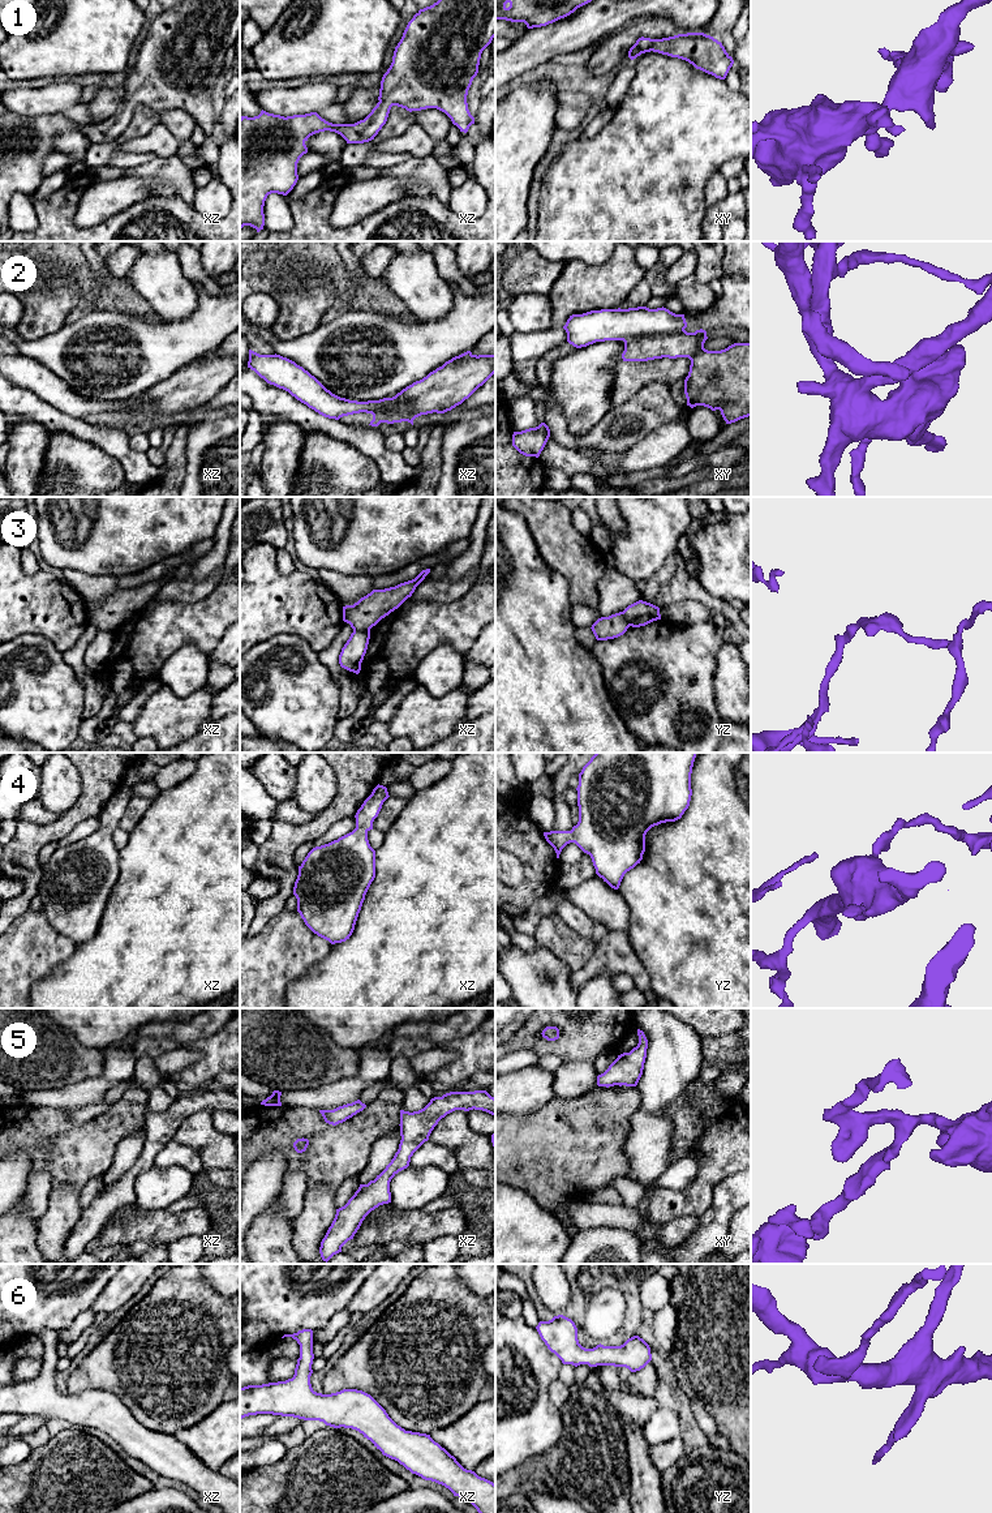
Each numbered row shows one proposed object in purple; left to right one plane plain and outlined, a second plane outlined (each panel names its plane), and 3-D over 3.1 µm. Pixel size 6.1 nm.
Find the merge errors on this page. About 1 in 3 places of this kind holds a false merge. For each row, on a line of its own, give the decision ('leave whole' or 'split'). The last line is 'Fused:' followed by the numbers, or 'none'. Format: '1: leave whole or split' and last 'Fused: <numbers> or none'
1: leave whole
2: split
3: split
4: leave whole
5: leave whole
6: leave whole
Fused: 2, 3

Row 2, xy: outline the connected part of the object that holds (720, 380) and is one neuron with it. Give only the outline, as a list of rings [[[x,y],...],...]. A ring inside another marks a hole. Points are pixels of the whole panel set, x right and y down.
[[[682,330],[666,335],[639,337],[624,340],[623,361],[648,361],[654,359],[688,357],[688,376],[684,380],[687,406],[704,406],[712,411],[720,410],[726,424],[751,416],[751,343],[734,343],[721,351],[708,351],[704,343],[707,331]]]

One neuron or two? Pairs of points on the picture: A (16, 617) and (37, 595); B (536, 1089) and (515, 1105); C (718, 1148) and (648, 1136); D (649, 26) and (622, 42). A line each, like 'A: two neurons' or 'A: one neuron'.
A: one neuron
B: one neuron
C: two neurons
D: one neuron

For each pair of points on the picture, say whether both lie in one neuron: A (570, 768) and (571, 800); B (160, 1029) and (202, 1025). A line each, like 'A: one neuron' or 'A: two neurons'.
A: two neurons
B: one neuron

